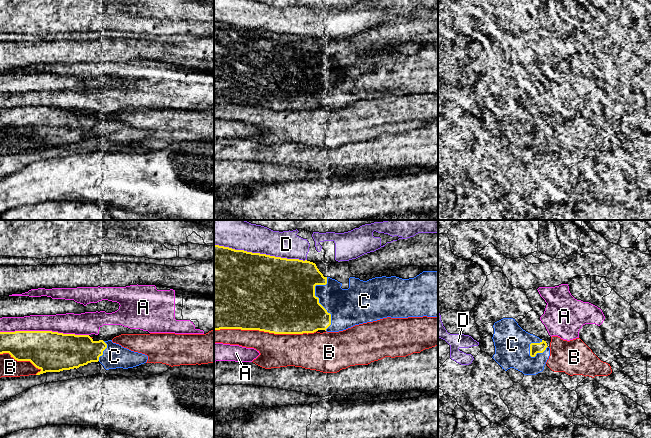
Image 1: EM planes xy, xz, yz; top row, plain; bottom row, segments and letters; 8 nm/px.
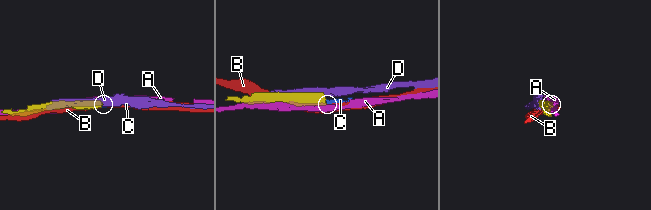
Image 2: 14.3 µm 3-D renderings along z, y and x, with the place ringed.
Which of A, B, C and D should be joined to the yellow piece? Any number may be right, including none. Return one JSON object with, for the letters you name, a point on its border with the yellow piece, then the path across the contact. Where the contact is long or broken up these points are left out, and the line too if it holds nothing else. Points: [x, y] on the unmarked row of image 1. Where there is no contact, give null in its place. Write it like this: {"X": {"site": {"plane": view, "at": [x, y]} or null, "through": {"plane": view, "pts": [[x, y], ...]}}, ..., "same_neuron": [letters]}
{"C": {"site": {"plane": "xz", "at": [318, 76]}}, "same_neuron": ["C"]}

